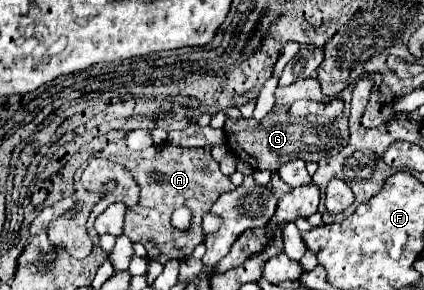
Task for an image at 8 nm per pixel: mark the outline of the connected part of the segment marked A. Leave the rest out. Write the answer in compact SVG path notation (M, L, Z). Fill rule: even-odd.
M118 140L116 144L106 146L96 156L102 156L110 162L124 166L132 174L134 182L136 182L136 174L144 174L136 182L140 188L140 200L136 206L126 210L124 234L132 242L144 244L148 256L162 264L166 264L168 260L188 258L194 246L204 242L204 234L200 228L202 214L212 208L212 204L218 200L220 194L234 190L234 184L230 182L230 178L220 172L218 162L204 148L180 148L164 142L160 146L150 146L142 152L130 152L124 140ZM178 206L186 206L194 210L194 224L184 232L174 228L170 222L170 216Z

